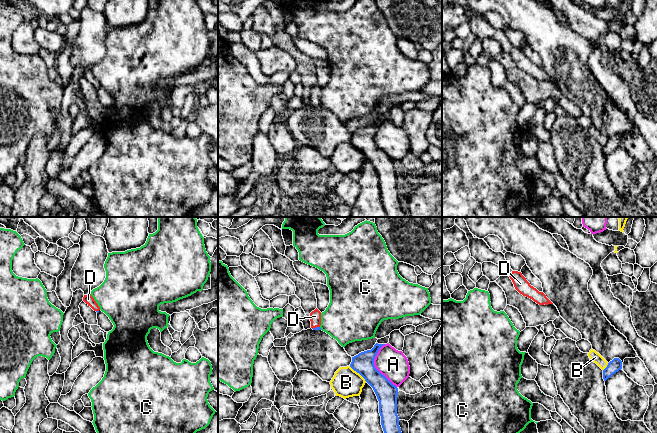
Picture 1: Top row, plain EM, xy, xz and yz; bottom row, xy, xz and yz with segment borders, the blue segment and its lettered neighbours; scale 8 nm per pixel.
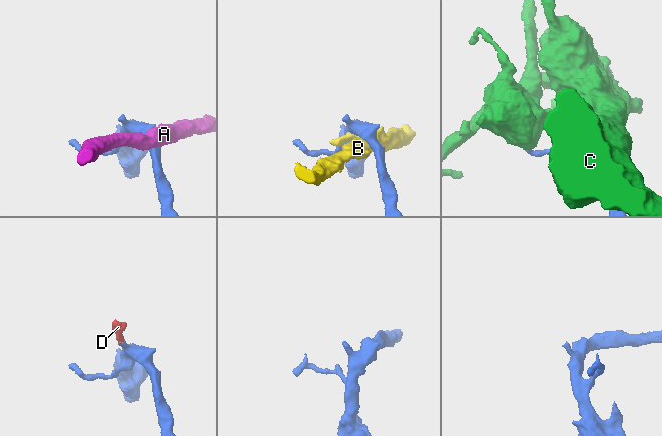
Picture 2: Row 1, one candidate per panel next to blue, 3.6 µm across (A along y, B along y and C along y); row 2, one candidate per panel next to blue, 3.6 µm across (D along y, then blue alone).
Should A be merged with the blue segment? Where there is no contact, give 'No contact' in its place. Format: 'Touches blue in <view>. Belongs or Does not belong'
Touches blue in xz. Does not belong

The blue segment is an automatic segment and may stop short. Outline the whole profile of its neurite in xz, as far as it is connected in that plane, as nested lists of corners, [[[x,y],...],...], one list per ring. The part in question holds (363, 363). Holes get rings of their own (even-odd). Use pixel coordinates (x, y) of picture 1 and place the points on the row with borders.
[[[376,343],[371,350],[352,357],[350,367],[373,388],[379,401],[379,413],[384,433],[402,433],[397,415],[398,388],[374,366],[375,356],[383,345],[385,344]]]

